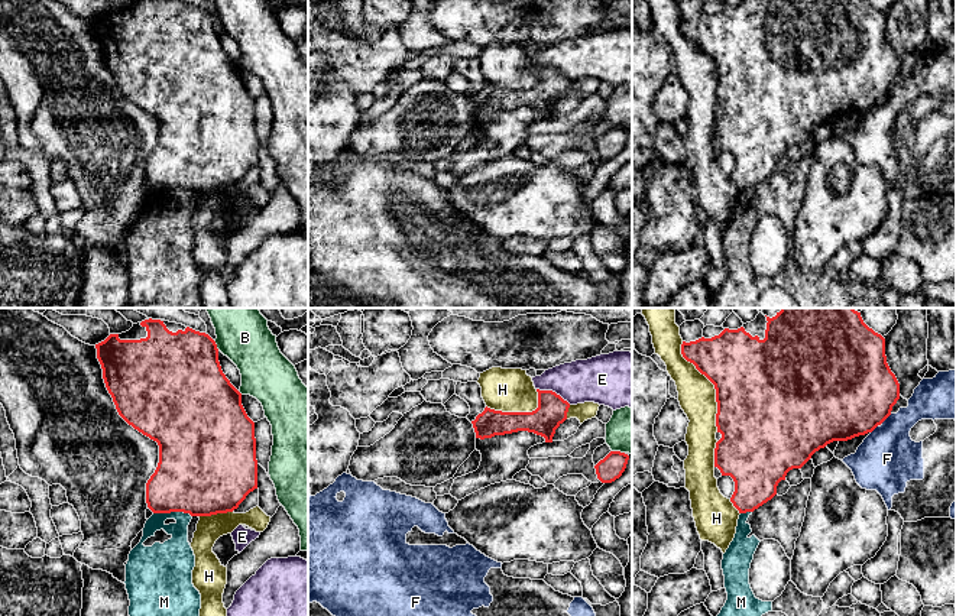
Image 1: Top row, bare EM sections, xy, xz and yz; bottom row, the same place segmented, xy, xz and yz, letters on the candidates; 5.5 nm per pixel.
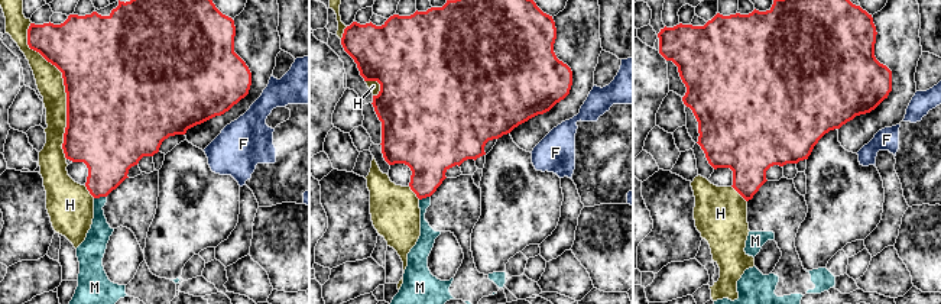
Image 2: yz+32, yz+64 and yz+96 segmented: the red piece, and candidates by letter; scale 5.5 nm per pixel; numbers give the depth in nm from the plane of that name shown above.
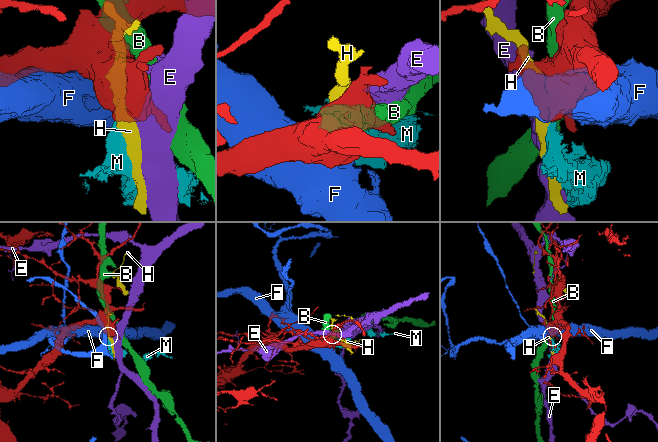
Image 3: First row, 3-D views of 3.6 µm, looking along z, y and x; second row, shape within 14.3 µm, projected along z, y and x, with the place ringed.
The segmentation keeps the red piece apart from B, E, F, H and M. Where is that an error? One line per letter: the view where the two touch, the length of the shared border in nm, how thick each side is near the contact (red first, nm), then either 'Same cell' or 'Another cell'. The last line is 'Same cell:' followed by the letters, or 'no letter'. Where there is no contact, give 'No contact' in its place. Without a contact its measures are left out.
B: Touches red in xy. Shared border 50 nm. Thickness 460 nm (red) against 280 nm. Another cell
E: Touches red in xz. Shared border 220 nm. Thickness 170 nm (red) against 240 nm. Another cell
F: Touches red in yz. Shared border 80 nm. Thickness 500 nm (red) against 340 nm. Another cell
H: Touches red in yz. Shared border 550 nm. Thickness 500 nm (red) against 200 nm. Another cell
M: Touches red in xy. Shared border 220 nm. Thickness 460 nm (red) against 200 nm. Another cell
Same cell: no letter

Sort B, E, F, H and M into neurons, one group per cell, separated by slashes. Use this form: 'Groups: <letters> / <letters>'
Groups: B / E / F / H / M

